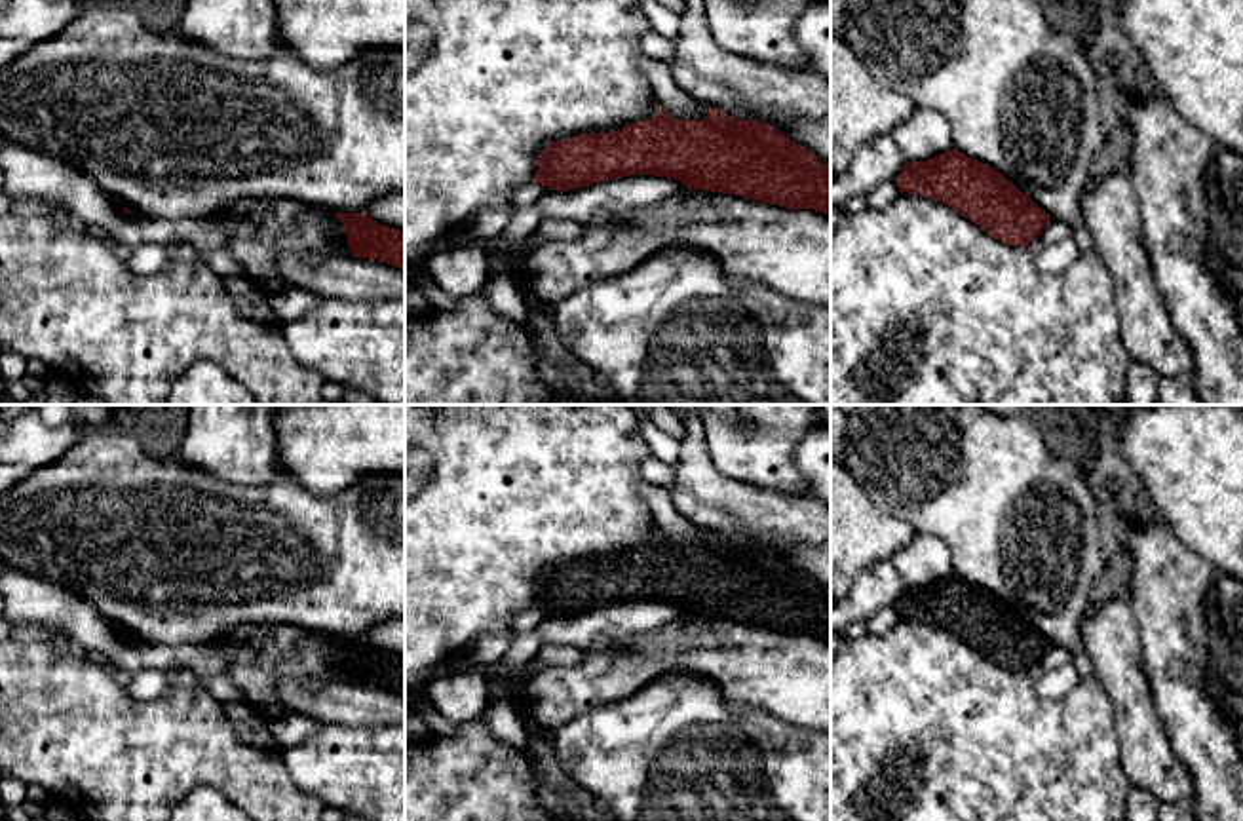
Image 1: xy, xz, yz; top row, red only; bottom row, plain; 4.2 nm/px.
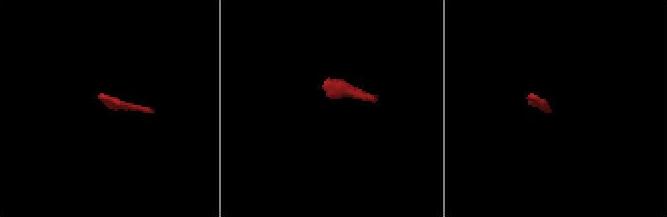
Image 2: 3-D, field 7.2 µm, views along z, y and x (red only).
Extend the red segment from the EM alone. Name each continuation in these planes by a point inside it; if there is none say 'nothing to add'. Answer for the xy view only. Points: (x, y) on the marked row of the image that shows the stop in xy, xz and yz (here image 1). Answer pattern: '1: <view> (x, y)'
nothing to add

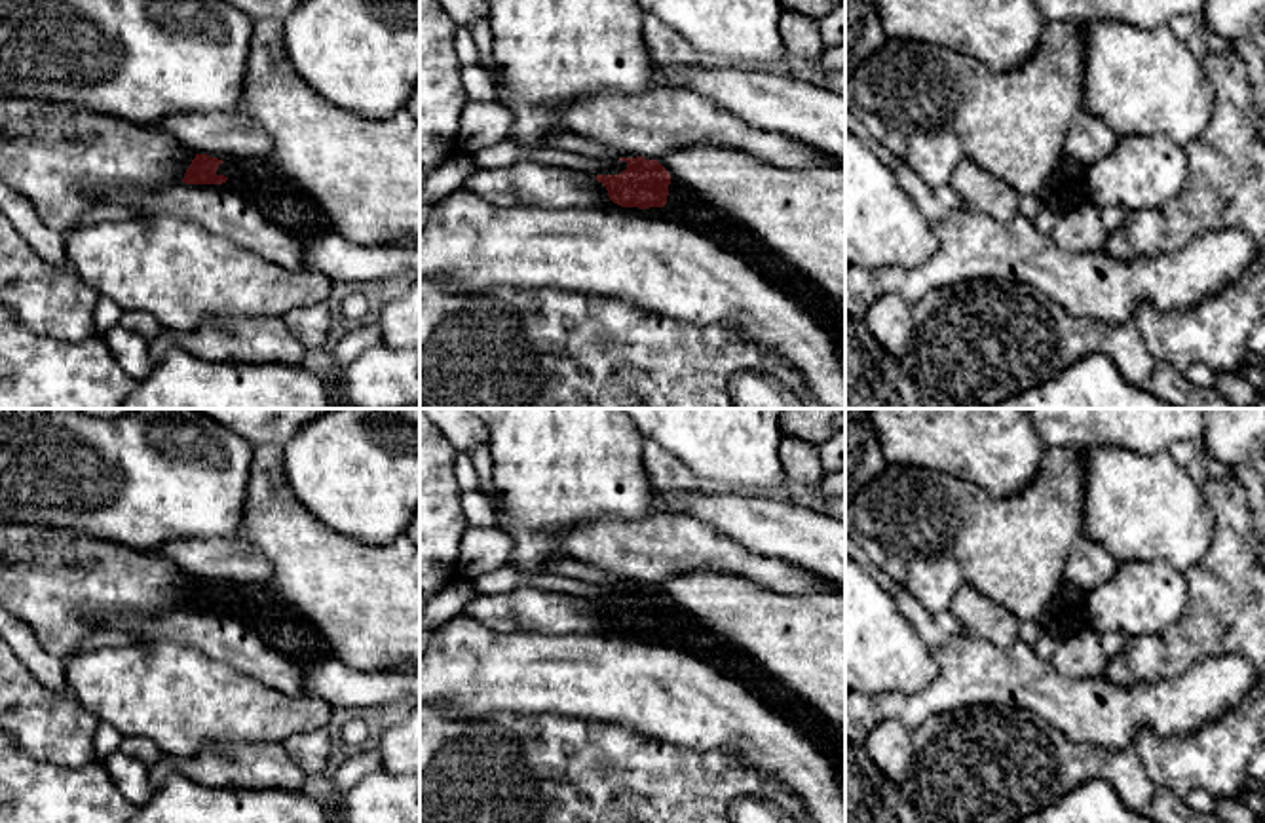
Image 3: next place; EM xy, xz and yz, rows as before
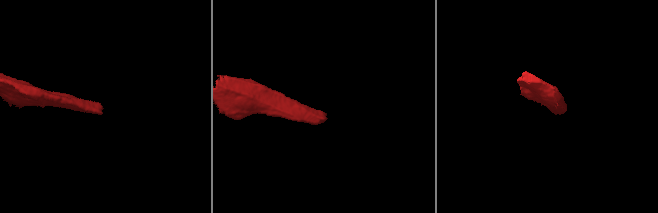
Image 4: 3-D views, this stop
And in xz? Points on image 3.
1: xz (682, 206)

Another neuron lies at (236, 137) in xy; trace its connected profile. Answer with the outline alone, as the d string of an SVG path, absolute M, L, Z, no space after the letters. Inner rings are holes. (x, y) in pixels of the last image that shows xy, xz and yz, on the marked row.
M243 108L173 114L156 125L169 131L184 148L236 167L266 160L274 148L256 118Z

